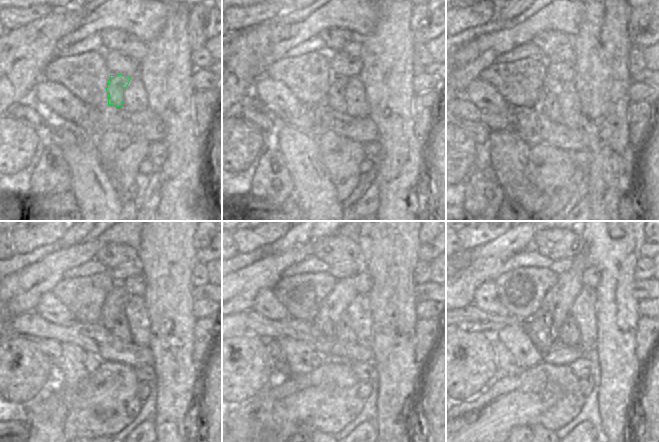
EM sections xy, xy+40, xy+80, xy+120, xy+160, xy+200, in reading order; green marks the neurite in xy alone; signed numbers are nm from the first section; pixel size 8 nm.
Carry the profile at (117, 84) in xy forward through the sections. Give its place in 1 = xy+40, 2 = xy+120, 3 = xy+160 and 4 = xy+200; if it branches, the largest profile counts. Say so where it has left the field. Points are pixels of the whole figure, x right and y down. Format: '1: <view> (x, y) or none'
1: xy+40 (335, 98)
2: xy+120 (120, 329)
3: xy+160 (344, 332)
4: xy+200 (569, 334)

